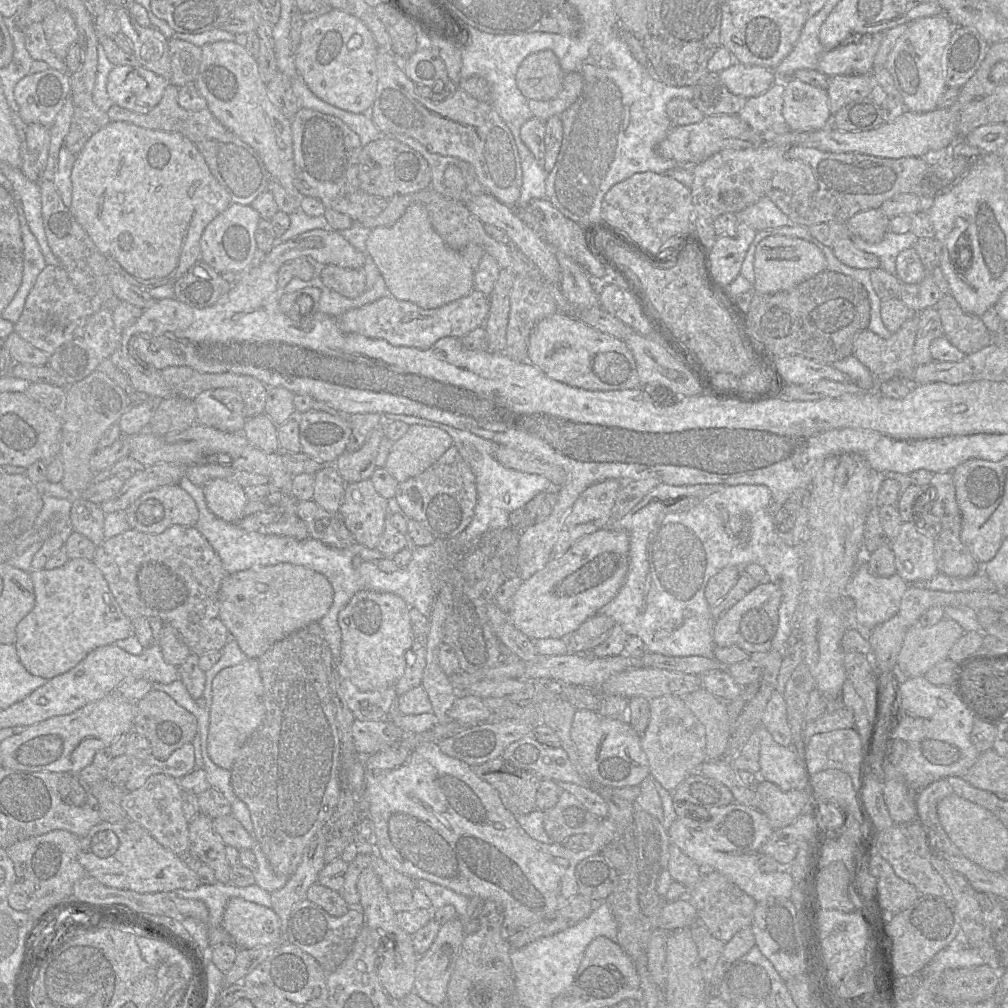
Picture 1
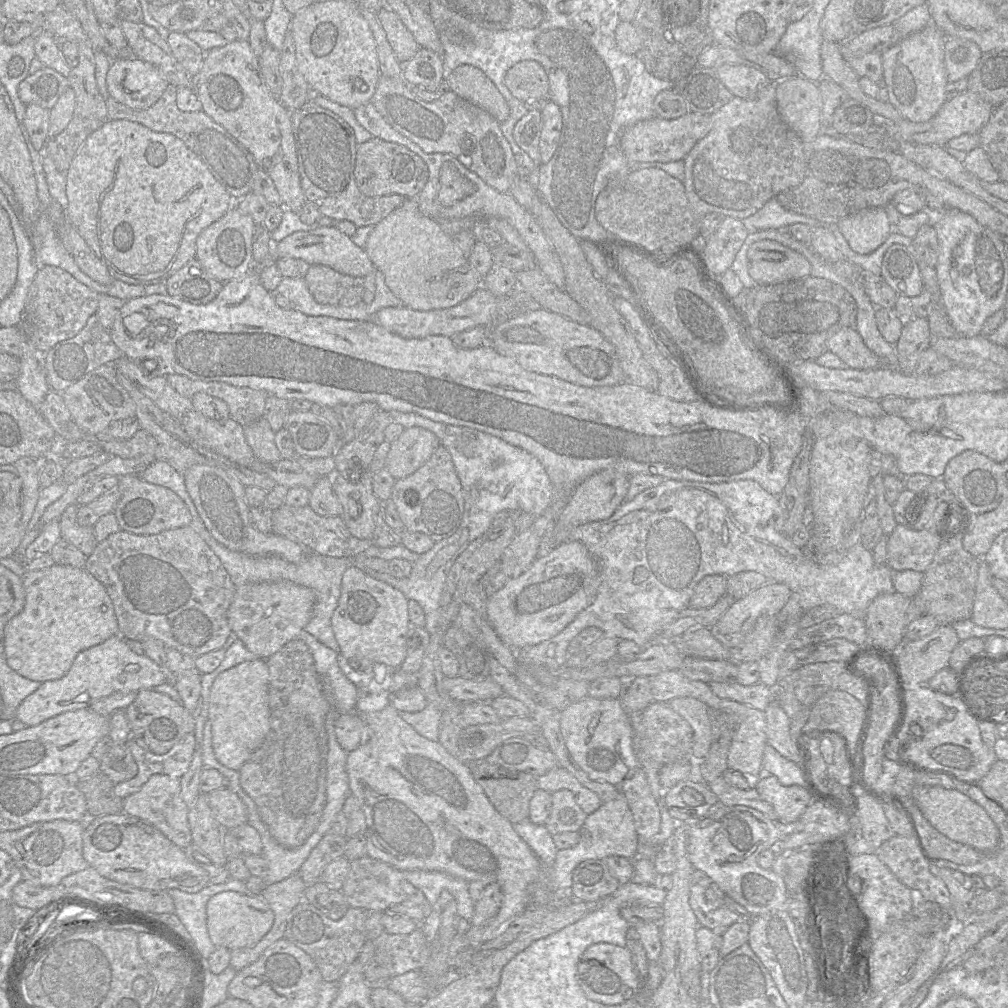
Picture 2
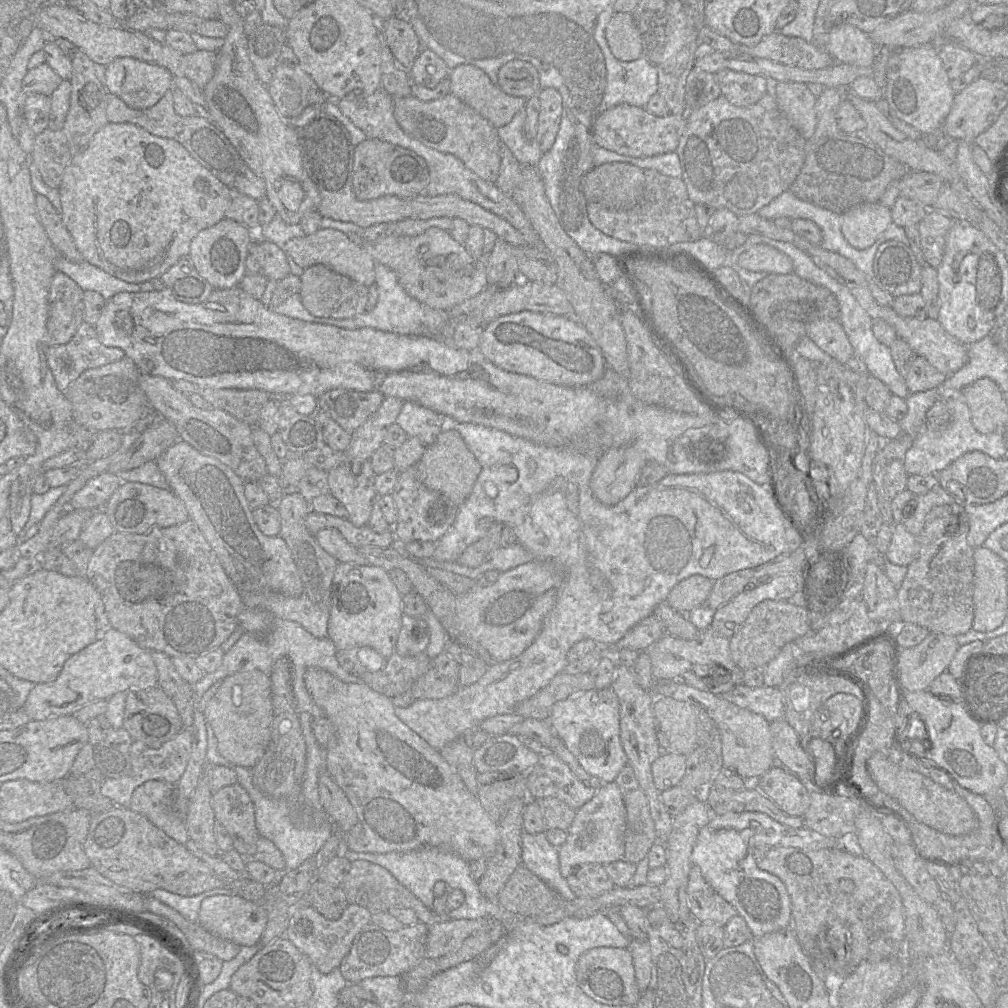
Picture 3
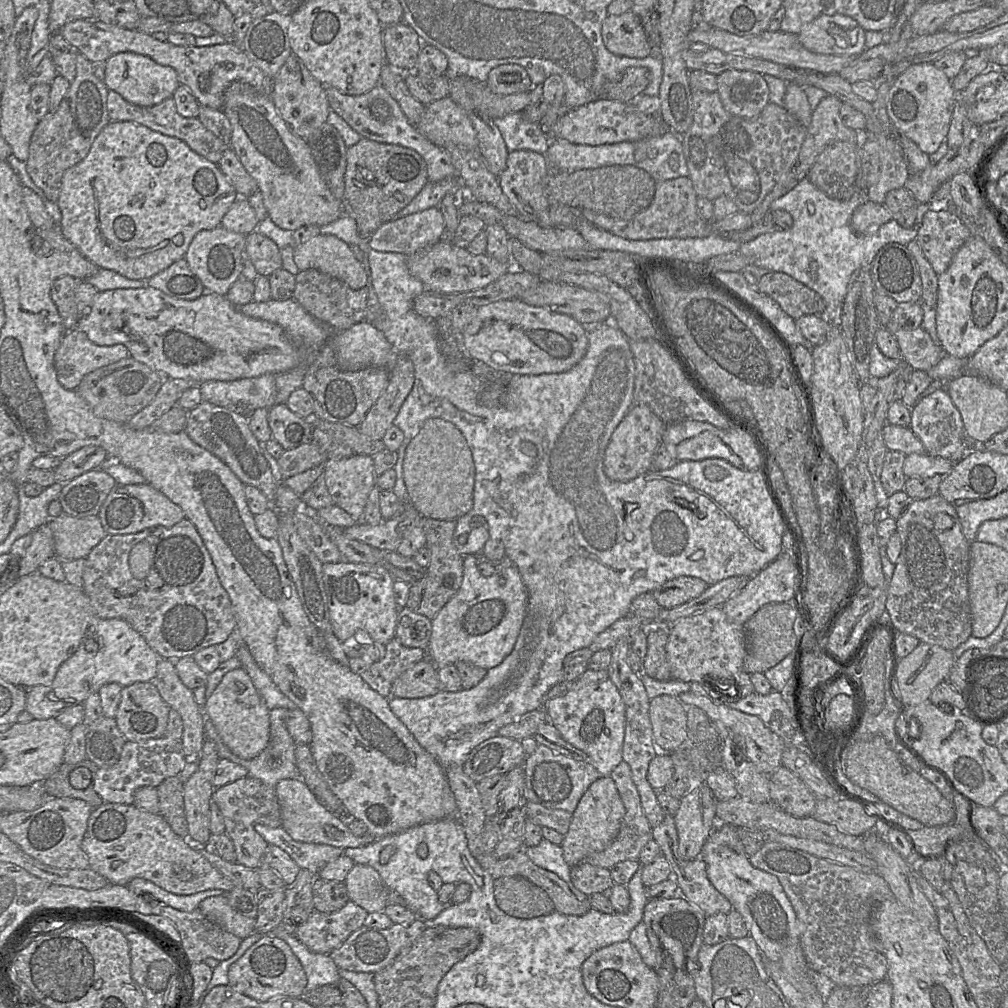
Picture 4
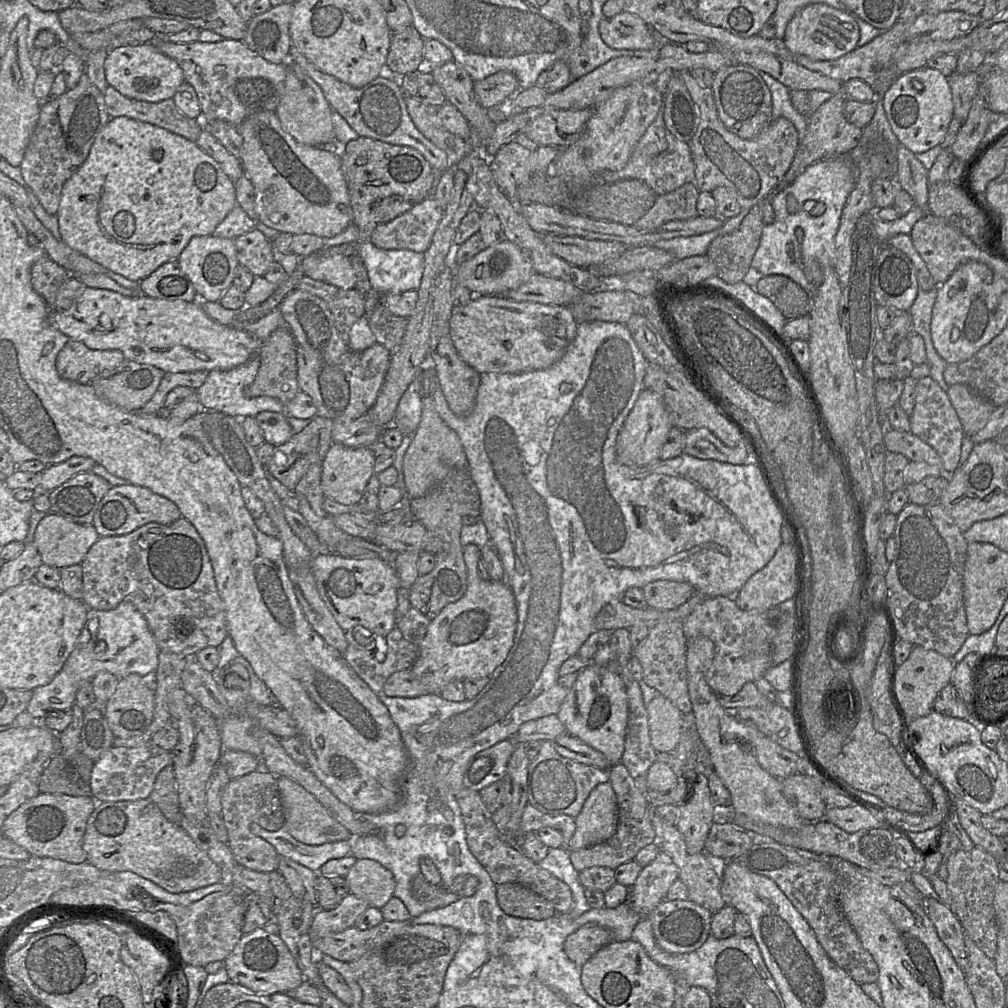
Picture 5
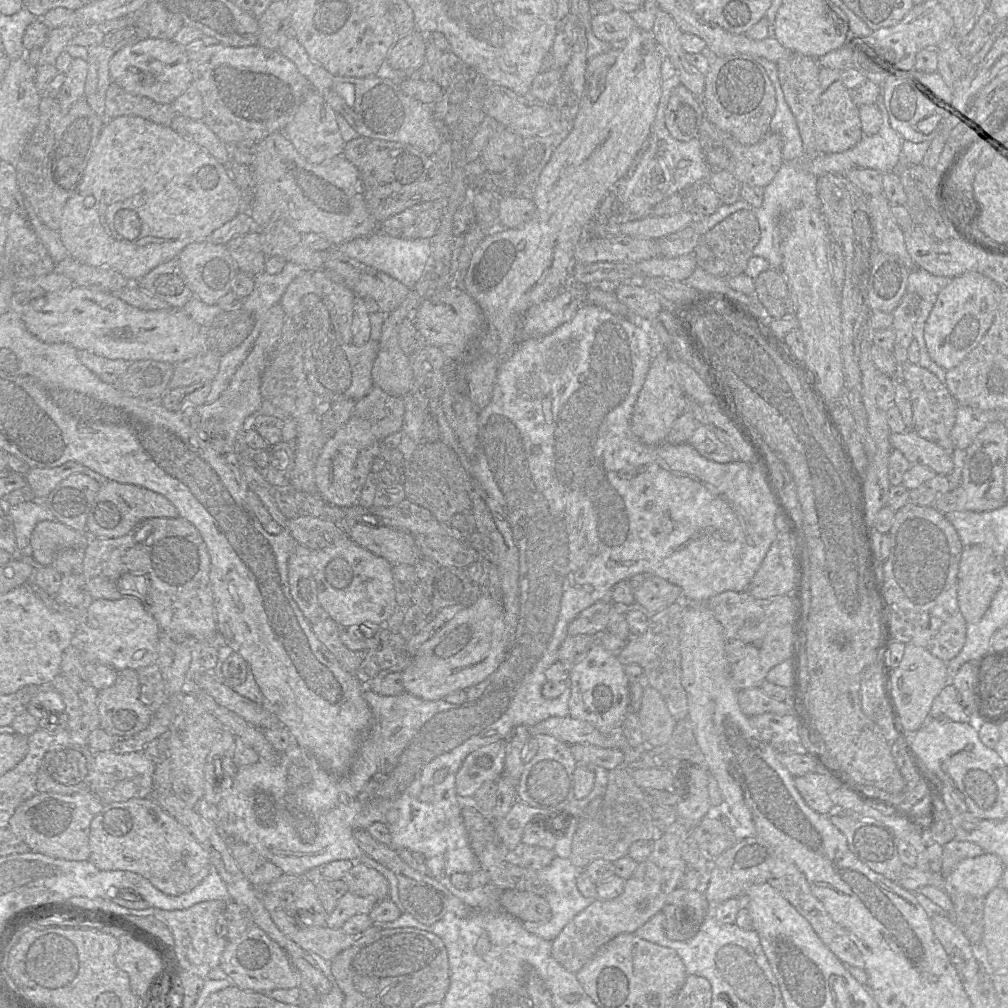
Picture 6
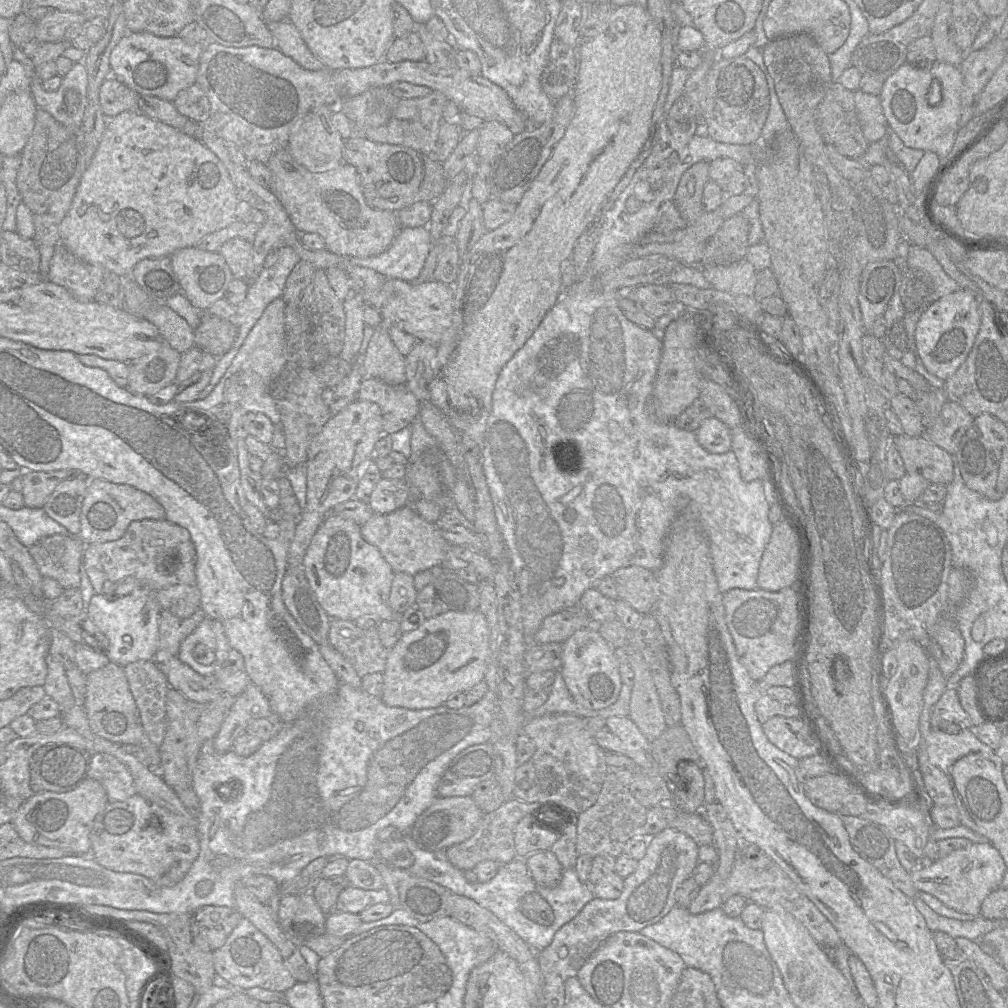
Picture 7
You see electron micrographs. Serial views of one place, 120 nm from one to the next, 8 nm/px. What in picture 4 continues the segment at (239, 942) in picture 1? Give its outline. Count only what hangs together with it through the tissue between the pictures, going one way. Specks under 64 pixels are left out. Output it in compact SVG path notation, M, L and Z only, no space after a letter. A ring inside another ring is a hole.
M225 895L211 896L198 906L198 910L209 920L240 939L255 931L256 919L248 918L232 908Z

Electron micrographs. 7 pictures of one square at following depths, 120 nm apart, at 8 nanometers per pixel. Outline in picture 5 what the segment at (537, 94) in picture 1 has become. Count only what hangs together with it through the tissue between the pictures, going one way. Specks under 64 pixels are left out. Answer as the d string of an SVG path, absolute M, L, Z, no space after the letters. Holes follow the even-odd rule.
M499 71L483 80L474 81L476 99L486 109L508 102L519 90L518 80L510 71Z

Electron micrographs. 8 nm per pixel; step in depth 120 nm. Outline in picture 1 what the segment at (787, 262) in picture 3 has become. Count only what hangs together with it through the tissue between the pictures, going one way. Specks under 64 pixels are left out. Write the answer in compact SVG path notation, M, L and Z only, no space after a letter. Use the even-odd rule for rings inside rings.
M768 236L761 240L755 249L755 279L752 290L759 294L791 290L803 281L825 271L826 267L826 258L816 245L796 237Z

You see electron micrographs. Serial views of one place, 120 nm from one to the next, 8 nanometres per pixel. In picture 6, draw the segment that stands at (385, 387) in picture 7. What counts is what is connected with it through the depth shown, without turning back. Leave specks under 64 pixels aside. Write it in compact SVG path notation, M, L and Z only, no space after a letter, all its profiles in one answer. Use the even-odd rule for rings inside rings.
M372 385L362 397L355 400L352 415L367 420L370 423L371 432L380 442L384 437L401 430L404 412L403 397L390 395L377 386Z

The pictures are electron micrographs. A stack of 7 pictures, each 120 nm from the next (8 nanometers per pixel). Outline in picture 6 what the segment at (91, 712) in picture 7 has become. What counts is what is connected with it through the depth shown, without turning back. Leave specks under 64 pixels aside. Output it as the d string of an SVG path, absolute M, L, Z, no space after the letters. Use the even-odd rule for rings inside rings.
M127 668L118 671L115 683L98 691L98 712L100 729L109 735L133 735L149 725L152 712L141 701L140 684L135 670Z

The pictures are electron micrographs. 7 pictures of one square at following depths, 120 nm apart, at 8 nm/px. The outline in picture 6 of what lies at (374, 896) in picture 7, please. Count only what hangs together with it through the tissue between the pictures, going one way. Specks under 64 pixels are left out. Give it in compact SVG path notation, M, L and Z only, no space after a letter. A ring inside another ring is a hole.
M347 891L337 902L334 911L328 915L326 926L341 929L344 923L354 915L369 914L378 904L374 898L363 897Z

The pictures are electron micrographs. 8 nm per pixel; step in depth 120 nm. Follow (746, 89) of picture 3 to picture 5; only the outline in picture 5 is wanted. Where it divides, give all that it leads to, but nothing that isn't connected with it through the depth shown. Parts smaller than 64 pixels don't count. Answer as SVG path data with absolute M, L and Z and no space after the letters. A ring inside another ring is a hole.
M743 63L728 64L714 73L710 87L720 120L739 137L752 139L772 121L771 92L756 68Z

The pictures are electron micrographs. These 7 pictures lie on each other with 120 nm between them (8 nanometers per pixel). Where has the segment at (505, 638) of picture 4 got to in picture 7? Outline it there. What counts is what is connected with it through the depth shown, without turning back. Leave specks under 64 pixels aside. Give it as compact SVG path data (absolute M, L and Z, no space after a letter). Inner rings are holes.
M478 609L471 612L449 611L425 620L416 630L403 633L390 650L383 671L382 701L391 707L411 710L436 708L452 694L467 692L484 680L490 660L490 630L483 613Z

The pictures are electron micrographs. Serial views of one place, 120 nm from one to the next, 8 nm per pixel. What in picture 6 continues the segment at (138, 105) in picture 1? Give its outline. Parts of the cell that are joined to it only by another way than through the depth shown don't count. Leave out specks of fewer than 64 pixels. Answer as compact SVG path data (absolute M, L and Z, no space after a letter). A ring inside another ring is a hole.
M152 37L117 50L109 61L109 74L125 91L160 104L172 104L192 83L186 47L173 40Z

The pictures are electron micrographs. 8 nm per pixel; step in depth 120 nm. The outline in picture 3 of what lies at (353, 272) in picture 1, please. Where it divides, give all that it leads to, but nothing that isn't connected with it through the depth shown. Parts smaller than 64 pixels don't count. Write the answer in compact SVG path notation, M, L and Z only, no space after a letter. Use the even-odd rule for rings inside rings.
M315 264L305 268L300 283L301 302L313 316L347 319L365 313L368 287L336 273L325 265Z

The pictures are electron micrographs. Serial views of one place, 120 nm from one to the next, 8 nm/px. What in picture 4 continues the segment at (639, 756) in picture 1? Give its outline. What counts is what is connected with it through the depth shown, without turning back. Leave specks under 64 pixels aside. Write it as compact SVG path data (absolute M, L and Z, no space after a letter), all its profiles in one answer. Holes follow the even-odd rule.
M607 679L573 689L546 703L546 713L561 736L574 747L582 750L602 776L609 776L623 761L625 735L625 705L615 684Z

